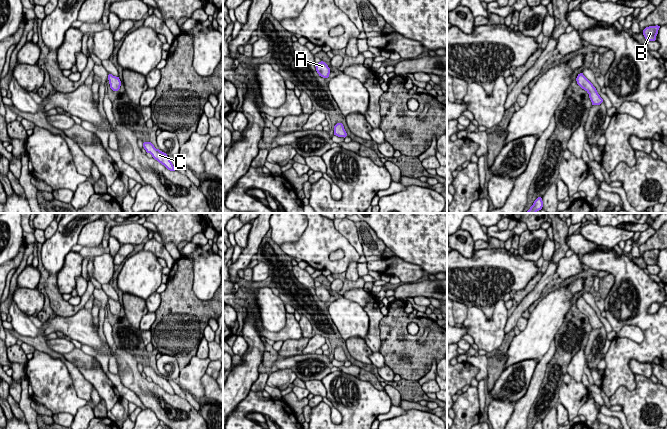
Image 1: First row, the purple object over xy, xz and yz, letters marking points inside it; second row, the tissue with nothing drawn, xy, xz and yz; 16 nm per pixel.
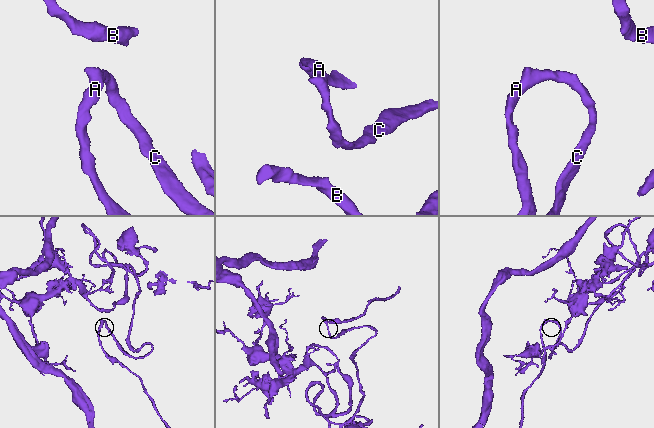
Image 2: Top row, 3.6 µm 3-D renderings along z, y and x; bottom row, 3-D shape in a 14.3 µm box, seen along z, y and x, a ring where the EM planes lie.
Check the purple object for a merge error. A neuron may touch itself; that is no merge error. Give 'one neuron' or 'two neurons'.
one neuron

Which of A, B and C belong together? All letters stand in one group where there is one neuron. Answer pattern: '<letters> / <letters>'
A B C

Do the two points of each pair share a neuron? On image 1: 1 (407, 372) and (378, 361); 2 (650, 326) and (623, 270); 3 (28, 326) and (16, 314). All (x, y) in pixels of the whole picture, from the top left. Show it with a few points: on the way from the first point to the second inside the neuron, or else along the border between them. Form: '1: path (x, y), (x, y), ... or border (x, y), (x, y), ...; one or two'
1: border (379, 352), (385, 364); two
2: path (641, 312), (640, 292), (635, 284); one
3: path (25, 323), (19, 317); one

